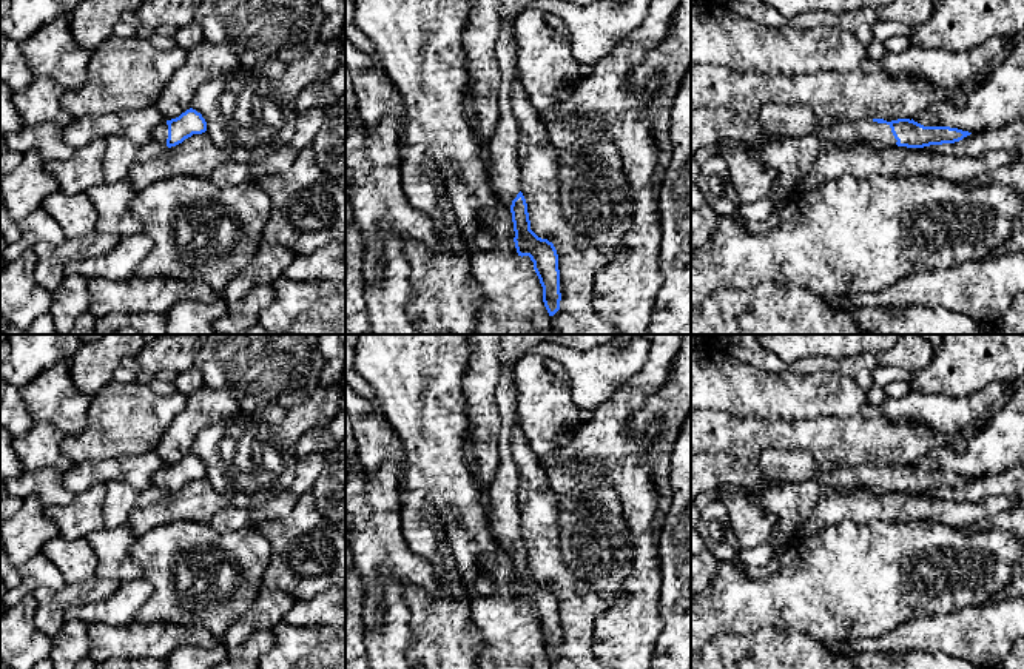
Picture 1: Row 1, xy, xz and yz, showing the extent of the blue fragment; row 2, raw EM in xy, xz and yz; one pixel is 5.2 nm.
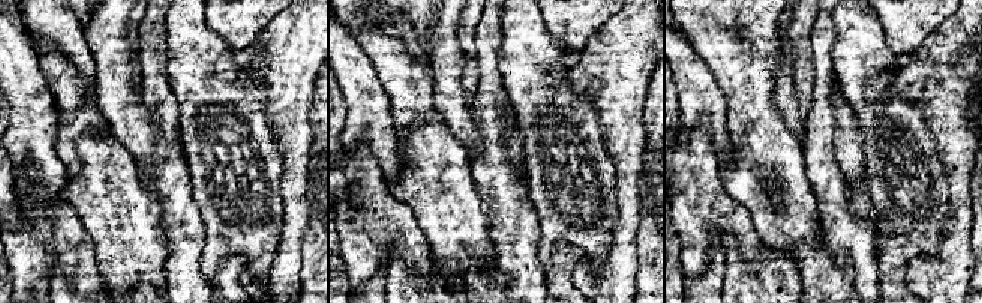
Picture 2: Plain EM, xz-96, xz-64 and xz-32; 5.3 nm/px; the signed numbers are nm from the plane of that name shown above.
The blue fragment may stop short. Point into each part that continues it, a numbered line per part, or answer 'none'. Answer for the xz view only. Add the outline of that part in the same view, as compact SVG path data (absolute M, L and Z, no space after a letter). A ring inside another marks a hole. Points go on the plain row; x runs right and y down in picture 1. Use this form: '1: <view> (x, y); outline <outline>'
1: xz (505, 518); outline M503 334L501 358L503 371L497 385L497 405L500 413L500 459L490 486L492 538L506 550L521 535L521 518L518 510L520 467L512 456L512 433L518 419L515 381L515 364L538 345L566 345L575 350L600 347L618 334Z

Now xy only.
1: xy (161, 477); outline M167 469L157 470L153 476L153 486L167 489L167 484L168 484L168 470Z

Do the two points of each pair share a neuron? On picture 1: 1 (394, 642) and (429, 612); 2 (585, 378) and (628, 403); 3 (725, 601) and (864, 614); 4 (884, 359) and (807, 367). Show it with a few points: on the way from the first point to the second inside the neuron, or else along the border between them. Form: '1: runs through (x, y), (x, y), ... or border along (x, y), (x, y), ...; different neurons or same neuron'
1: border along (401, 594), (410, 617), (410, 645), (407, 652); different neurons
2: border along (639, 370), (626, 376), (592, 410); different neurons
3: runs through (759, 601), (830, 601); same neuron
4: runs through (865, 364), (825, 364); same neuron

